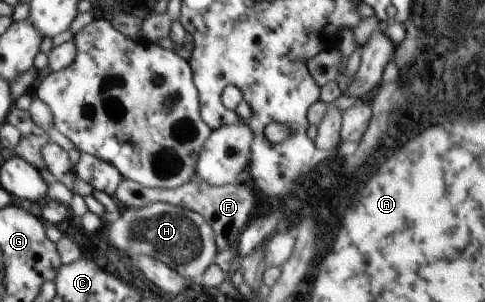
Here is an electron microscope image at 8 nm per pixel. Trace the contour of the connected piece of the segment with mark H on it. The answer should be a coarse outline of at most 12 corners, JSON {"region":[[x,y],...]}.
{"region":[[174,204],[128,207],[108,241],[193,283],[214,262],[217,233]]}

